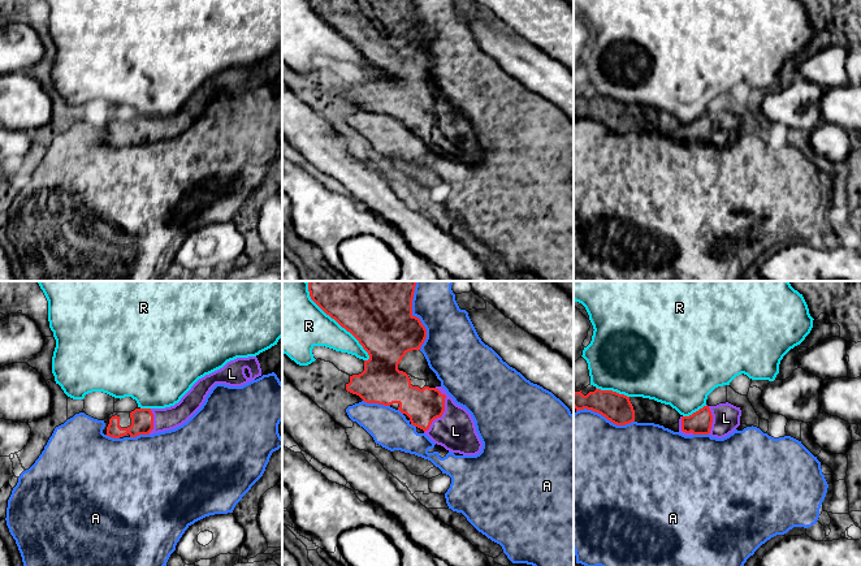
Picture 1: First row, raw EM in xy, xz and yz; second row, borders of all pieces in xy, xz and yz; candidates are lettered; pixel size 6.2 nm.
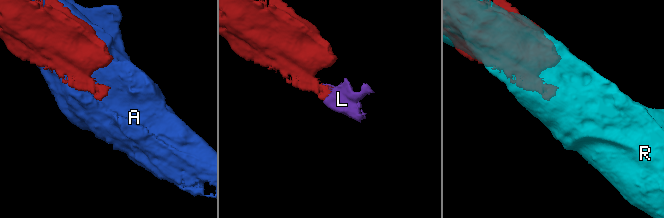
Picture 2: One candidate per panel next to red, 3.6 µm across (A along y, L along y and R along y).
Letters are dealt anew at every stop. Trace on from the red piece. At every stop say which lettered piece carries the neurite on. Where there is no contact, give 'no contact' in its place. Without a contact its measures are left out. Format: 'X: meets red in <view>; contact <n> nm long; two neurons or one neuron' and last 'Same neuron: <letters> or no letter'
A: meets red in xz; contact 420 nm long; two neurons
L: meets red in xz; contact 300 nm long; one neuron
R: meets red in xz; contact 600 nm long; two neurons
Same neuron: L

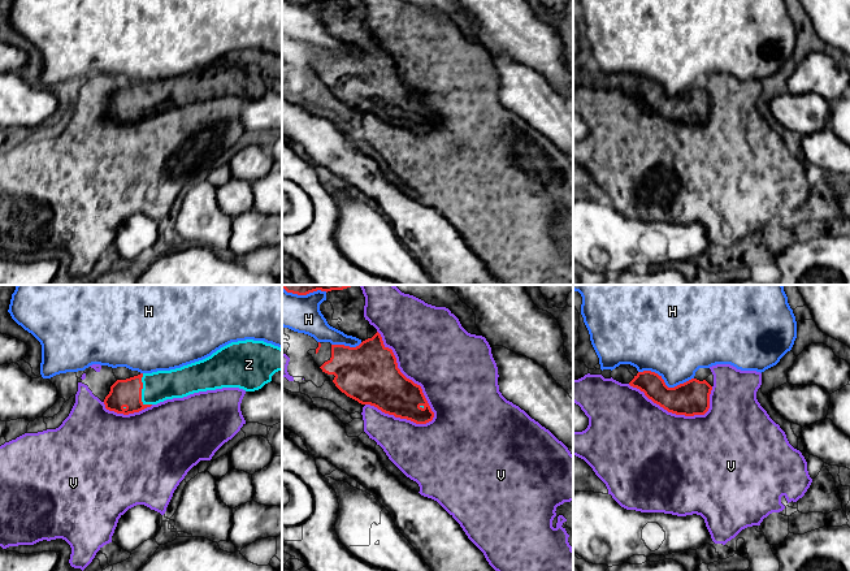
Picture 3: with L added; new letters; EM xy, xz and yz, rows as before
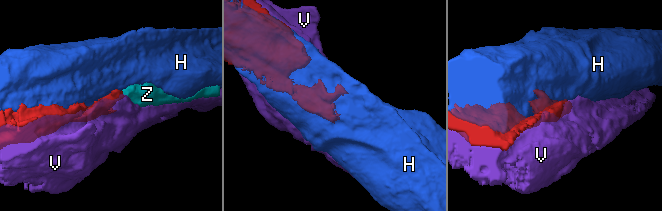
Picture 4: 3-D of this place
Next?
H: meets red in yz; contact 340 nm long; two neurons
V: meets red in xz; contact 650 nm long; two neurons
Z: meets red in xy; contact 200 nm long; one neuron
Same neuron: Z

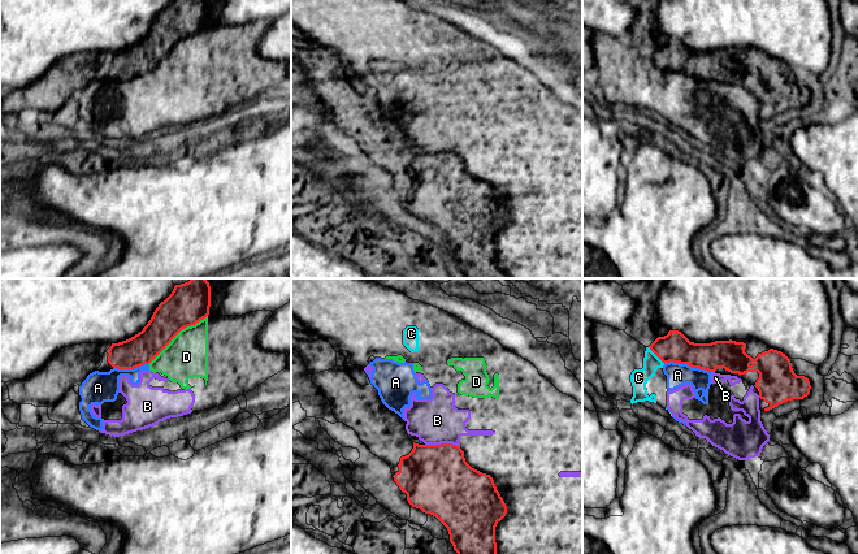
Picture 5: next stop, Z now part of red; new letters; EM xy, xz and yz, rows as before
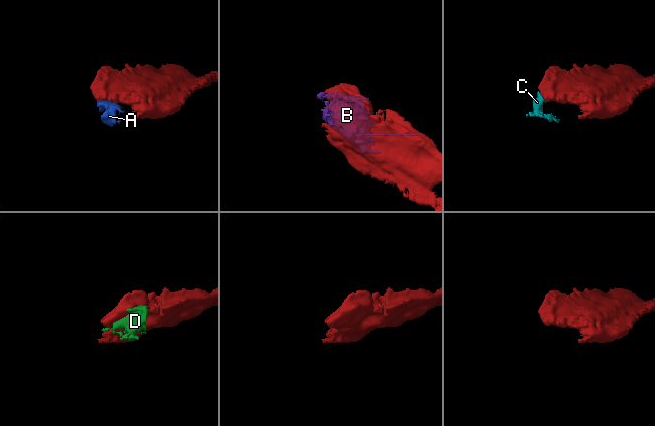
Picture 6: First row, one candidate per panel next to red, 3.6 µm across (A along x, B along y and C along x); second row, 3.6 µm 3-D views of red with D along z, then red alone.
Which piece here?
A: meets red in yz; contact 300 nm long; two neurons
B: meets red in xz; contact 220 nm long; two neurons
C: meets red in yz; contact 140 nm long; two neurons
D: meets red in xy; contact 480 nm long; two neurons
Same neuron: no letter

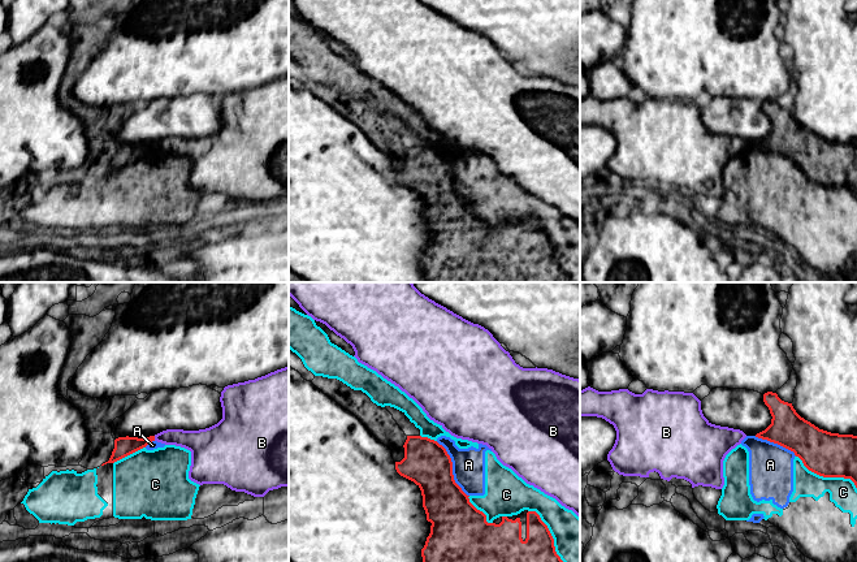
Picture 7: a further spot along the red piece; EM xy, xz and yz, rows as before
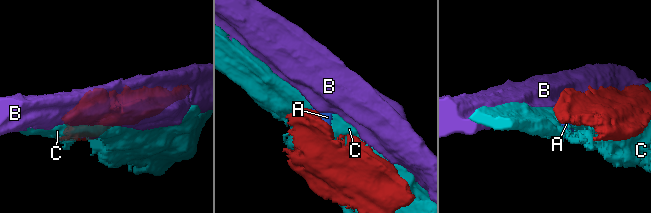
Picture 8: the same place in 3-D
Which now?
A: meets red in xz; contact 400 nm long; two neurons
B: meets red in xy; contact 30 nm long; two neurons
C: meets red in yz; contact 420 nm long; two neurons
Same neuron: no letter

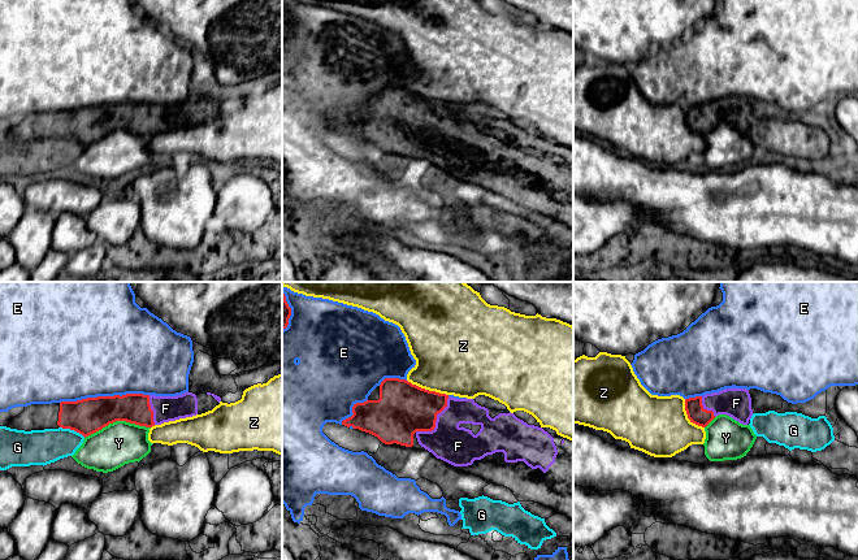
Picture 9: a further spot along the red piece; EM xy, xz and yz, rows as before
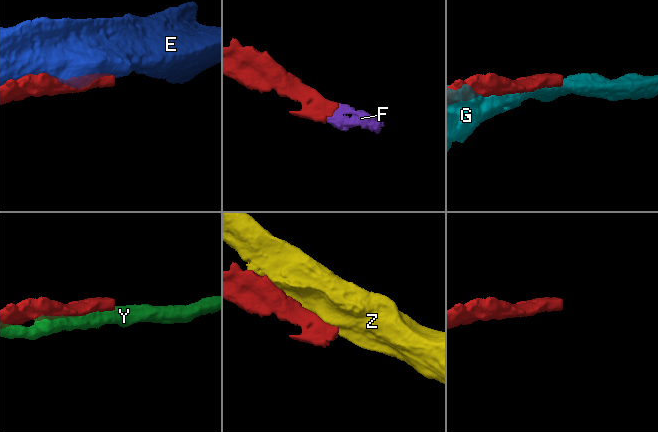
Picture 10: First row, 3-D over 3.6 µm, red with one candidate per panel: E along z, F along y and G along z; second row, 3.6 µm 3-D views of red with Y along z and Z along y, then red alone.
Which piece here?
E: meets red in xy; contact 550 nm long; two neurons
F: meets red in xz; contact 300 nm long; one neuron
G: meets red in xy; contact 170 nm long; two neurons
Y: meets red in xy; contact 420 nm long; two neurons
Z: meets red in xz; contact 280 nm long; two neurons
Same neuron: F

